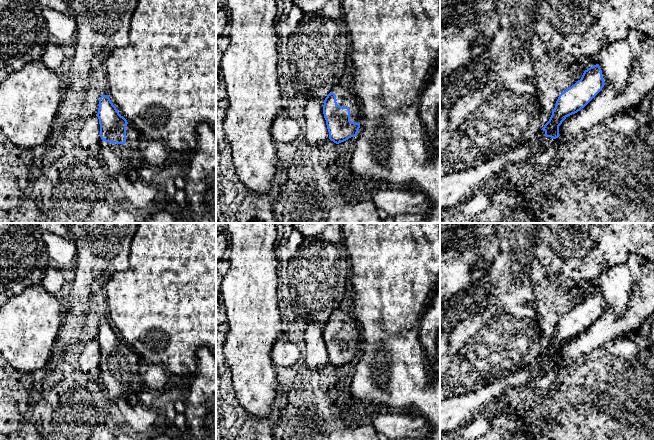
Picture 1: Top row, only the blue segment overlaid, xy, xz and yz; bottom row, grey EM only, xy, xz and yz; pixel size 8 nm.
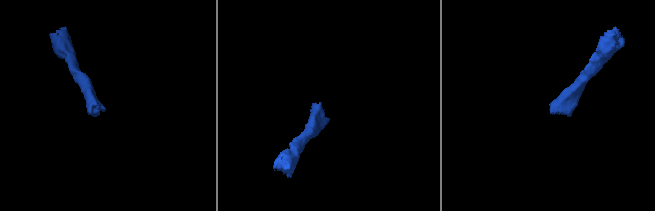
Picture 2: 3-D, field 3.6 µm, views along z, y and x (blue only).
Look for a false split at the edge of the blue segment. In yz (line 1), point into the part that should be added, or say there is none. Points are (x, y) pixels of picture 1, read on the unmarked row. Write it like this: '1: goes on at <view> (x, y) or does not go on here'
1: does not go on here

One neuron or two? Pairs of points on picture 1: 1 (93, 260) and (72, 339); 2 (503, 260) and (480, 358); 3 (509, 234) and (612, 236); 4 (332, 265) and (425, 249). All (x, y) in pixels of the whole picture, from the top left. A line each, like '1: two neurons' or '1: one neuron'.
1: one neuron
2: one neuron
3: two neurons
4: two neurons

